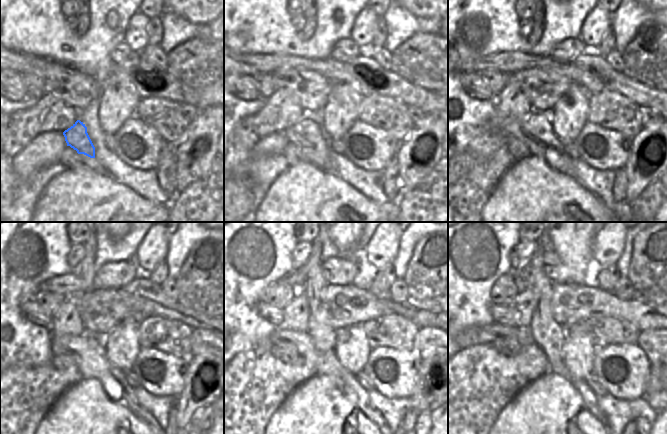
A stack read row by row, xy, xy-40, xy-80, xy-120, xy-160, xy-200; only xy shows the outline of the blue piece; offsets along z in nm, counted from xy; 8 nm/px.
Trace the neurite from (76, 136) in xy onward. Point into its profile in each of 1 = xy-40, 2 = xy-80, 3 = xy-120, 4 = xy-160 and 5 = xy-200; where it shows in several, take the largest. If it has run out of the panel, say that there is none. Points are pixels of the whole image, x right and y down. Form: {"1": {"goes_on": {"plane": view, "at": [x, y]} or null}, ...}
{"1": {"goes_on": {"plane": "xy-40", "at": [306, 134]}}, "2": {"goes_on": {"plane": "xy-80", "at": [534, 130]}}, "3": {"goes_on": {"plane": "xy-120", "at": [90, 357]}}, "4": {"goes_on": {"plane": "xy-160", "at": [326, 363]}}, "5": {"goes_on": {"plane": "xy-200", "at": [471, 335]}}}

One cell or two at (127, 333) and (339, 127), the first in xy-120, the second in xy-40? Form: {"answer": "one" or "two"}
{"answer": "one"}

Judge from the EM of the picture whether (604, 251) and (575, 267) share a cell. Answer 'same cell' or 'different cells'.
different cells

